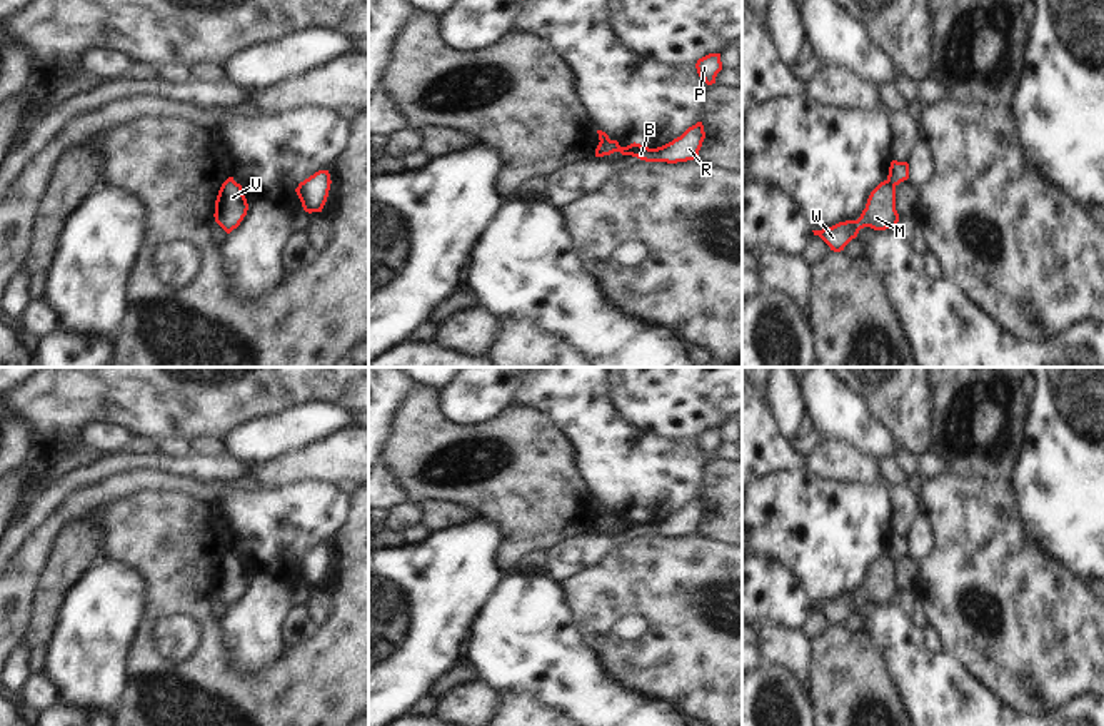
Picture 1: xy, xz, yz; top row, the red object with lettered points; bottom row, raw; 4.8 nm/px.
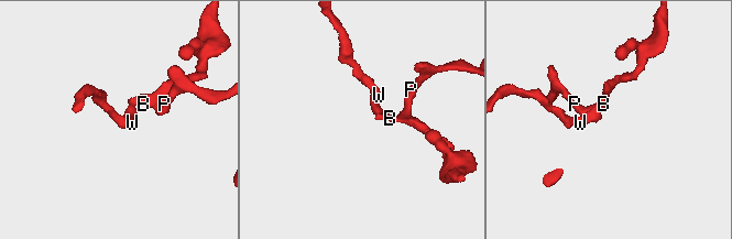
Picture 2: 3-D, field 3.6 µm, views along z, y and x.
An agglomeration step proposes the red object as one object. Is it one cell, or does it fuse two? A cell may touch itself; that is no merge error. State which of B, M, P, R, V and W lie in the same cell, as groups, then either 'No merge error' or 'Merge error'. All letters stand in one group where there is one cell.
Groups: B P R / M V W. Merge error.

